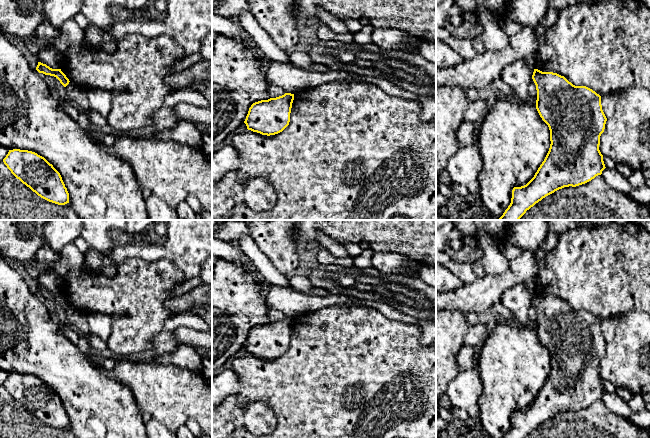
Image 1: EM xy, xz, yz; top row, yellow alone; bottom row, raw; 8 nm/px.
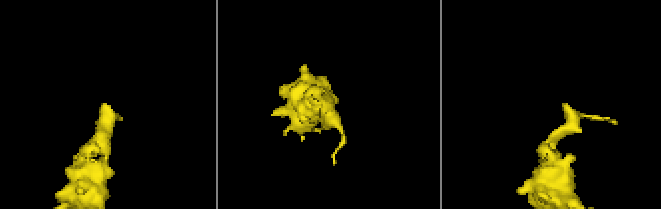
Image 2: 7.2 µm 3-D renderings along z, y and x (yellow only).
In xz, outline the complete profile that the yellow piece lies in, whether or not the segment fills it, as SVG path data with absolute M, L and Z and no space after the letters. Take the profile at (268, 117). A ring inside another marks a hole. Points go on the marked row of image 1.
M285 93L253 103L244 121L247 129L267 136L282 132L289 125L293 100L294 94Z

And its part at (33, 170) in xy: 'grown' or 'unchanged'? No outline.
unchanged

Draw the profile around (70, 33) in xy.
M69 19L59 28L59 35L51 41L51 47L63 53L70 45L82 44L84 31L74 19Z

